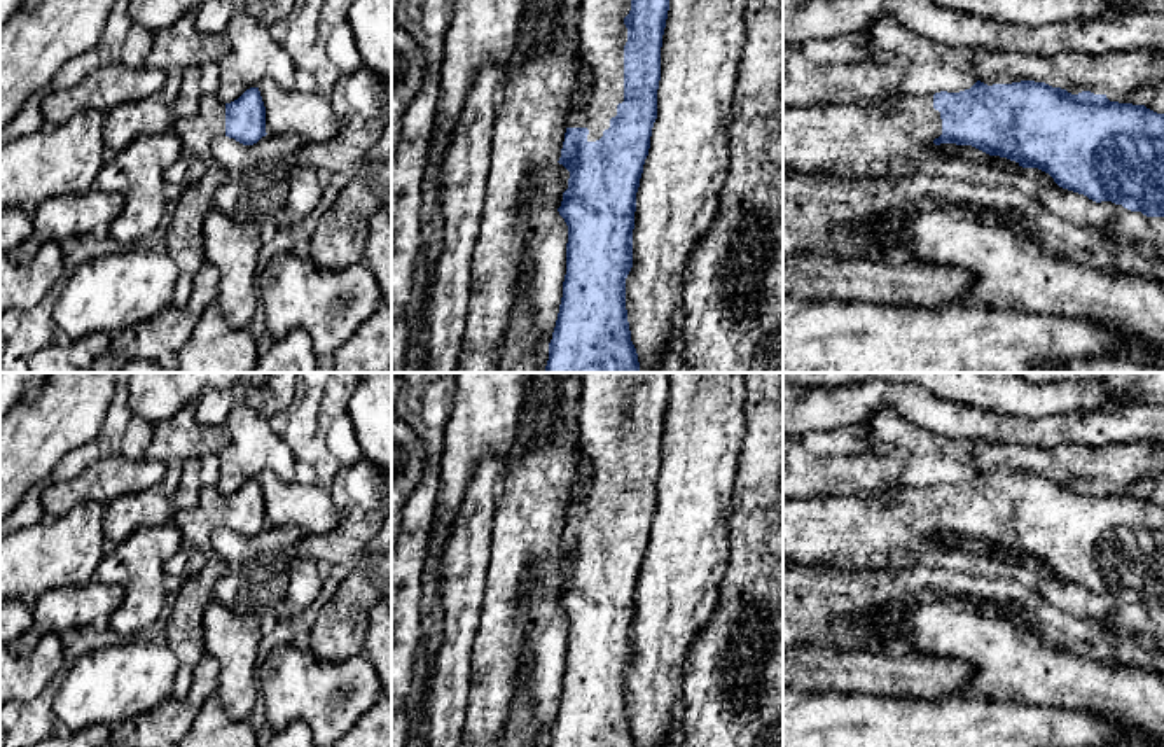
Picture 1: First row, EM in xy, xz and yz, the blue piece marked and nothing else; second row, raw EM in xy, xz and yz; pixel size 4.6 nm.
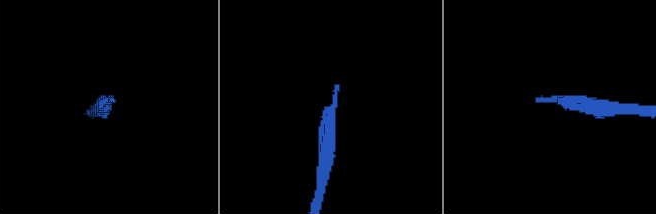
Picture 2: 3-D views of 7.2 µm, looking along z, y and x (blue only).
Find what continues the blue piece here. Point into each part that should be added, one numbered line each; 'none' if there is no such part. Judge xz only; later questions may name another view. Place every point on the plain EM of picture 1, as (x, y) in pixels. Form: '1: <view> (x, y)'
1: xz (602, 425)

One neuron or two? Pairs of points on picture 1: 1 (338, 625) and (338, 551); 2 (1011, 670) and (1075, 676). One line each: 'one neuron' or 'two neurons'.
1: two neurons
2: one neuron

